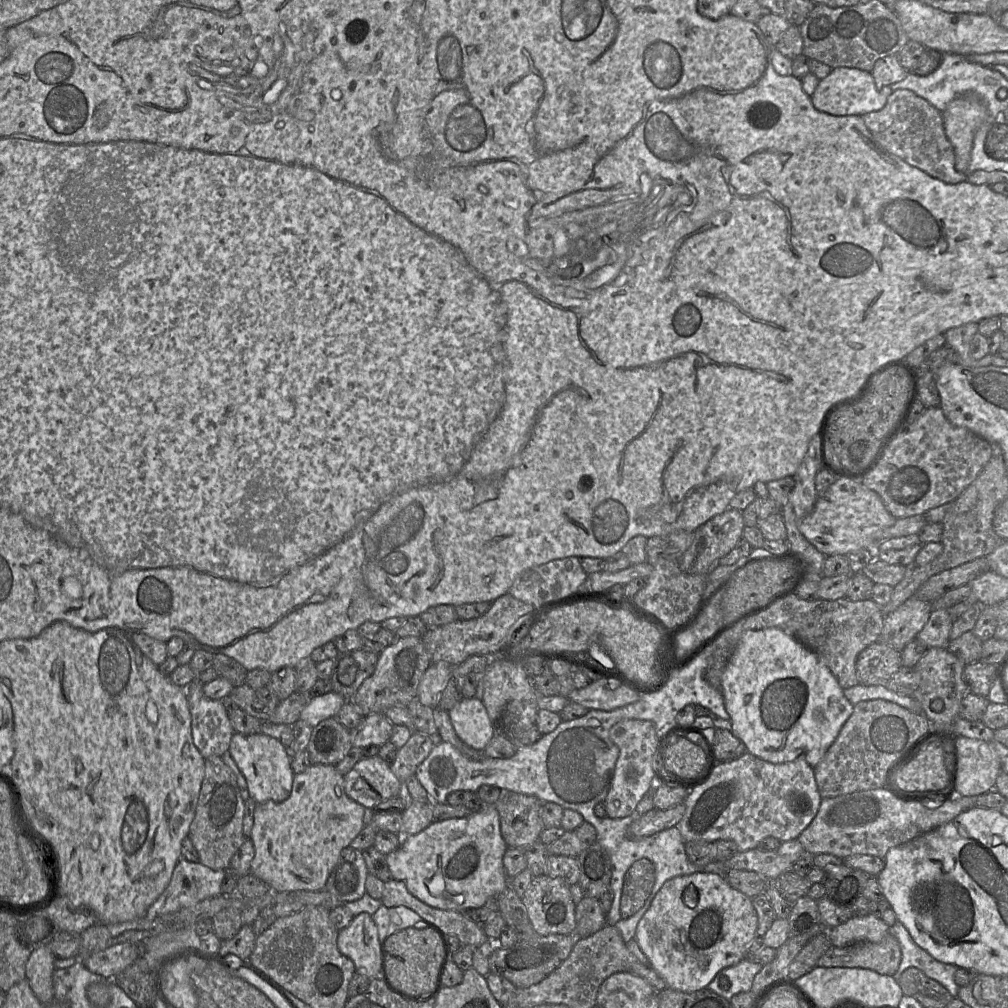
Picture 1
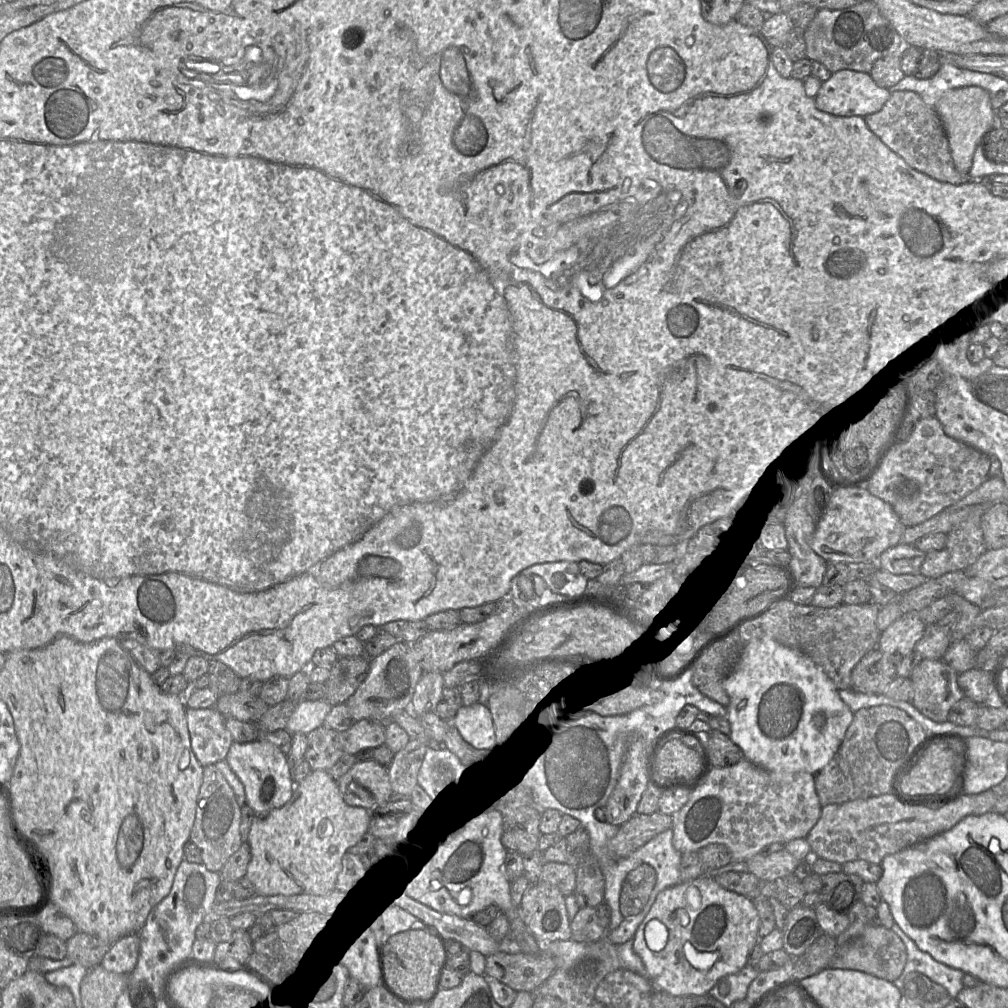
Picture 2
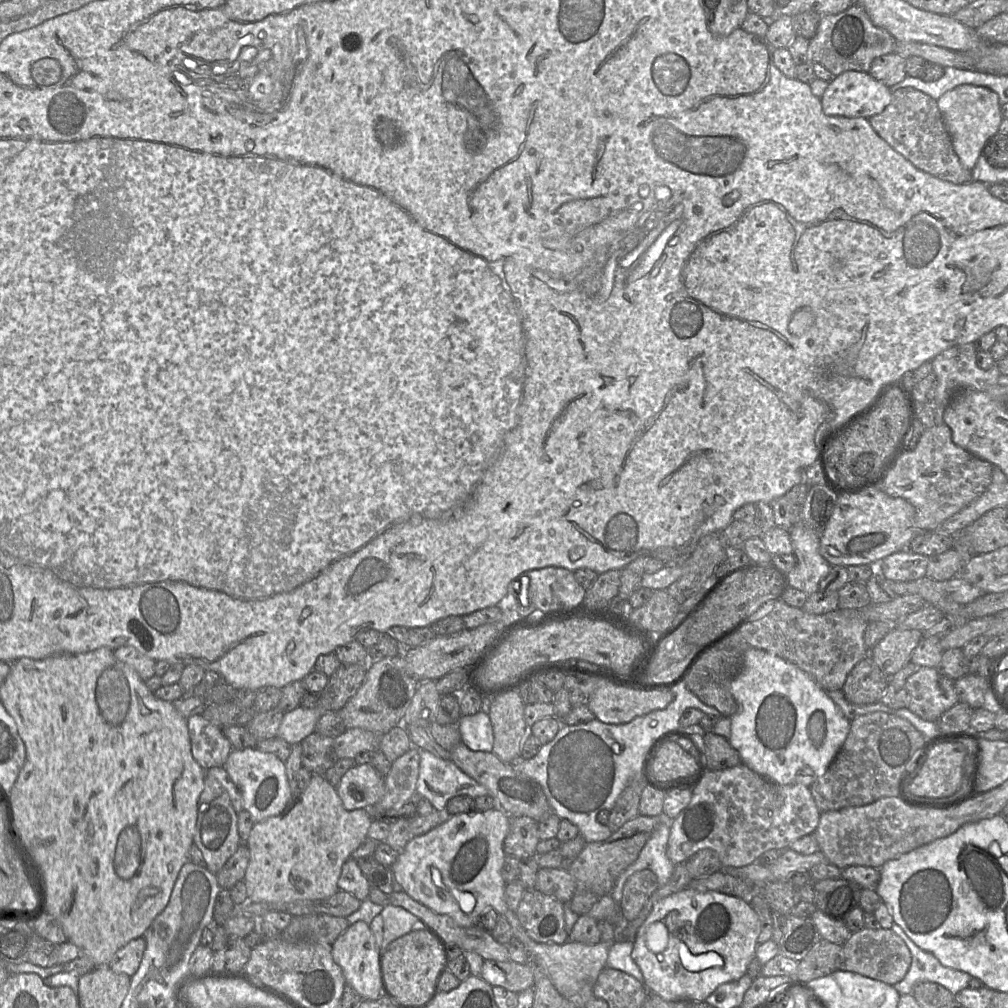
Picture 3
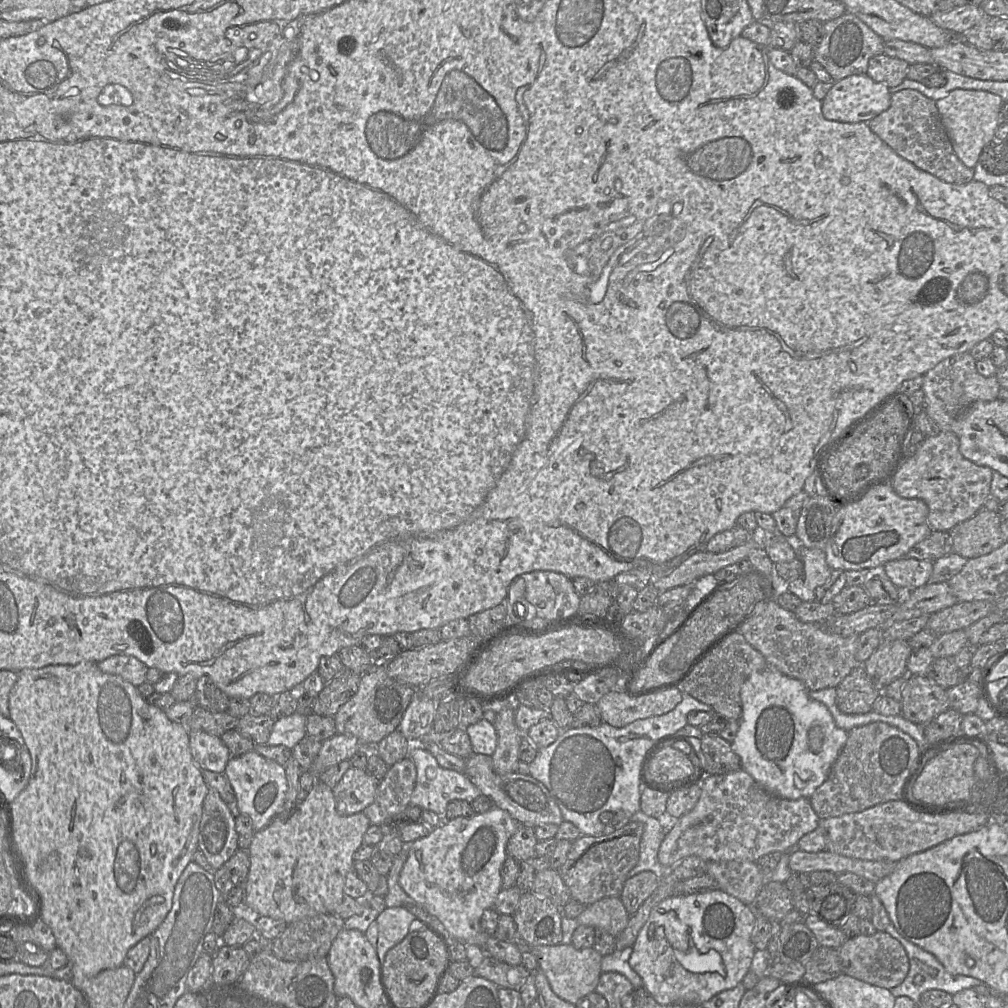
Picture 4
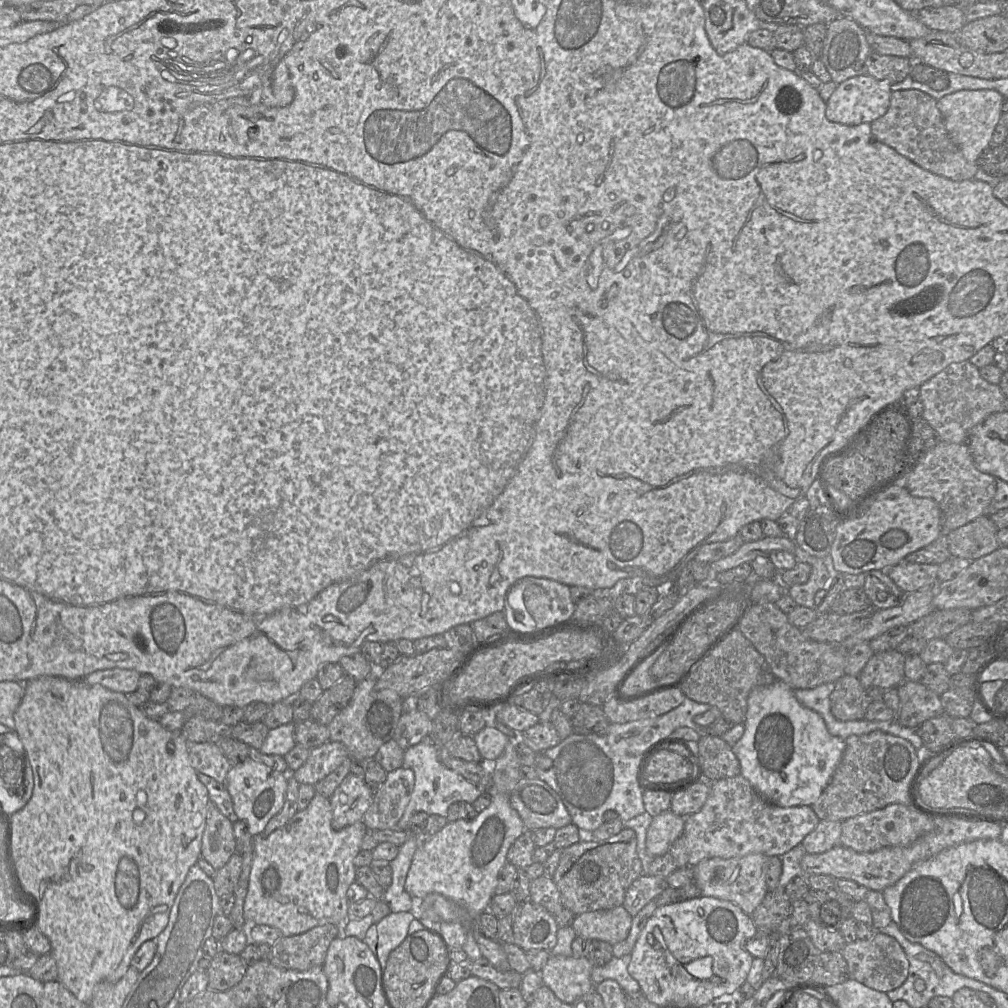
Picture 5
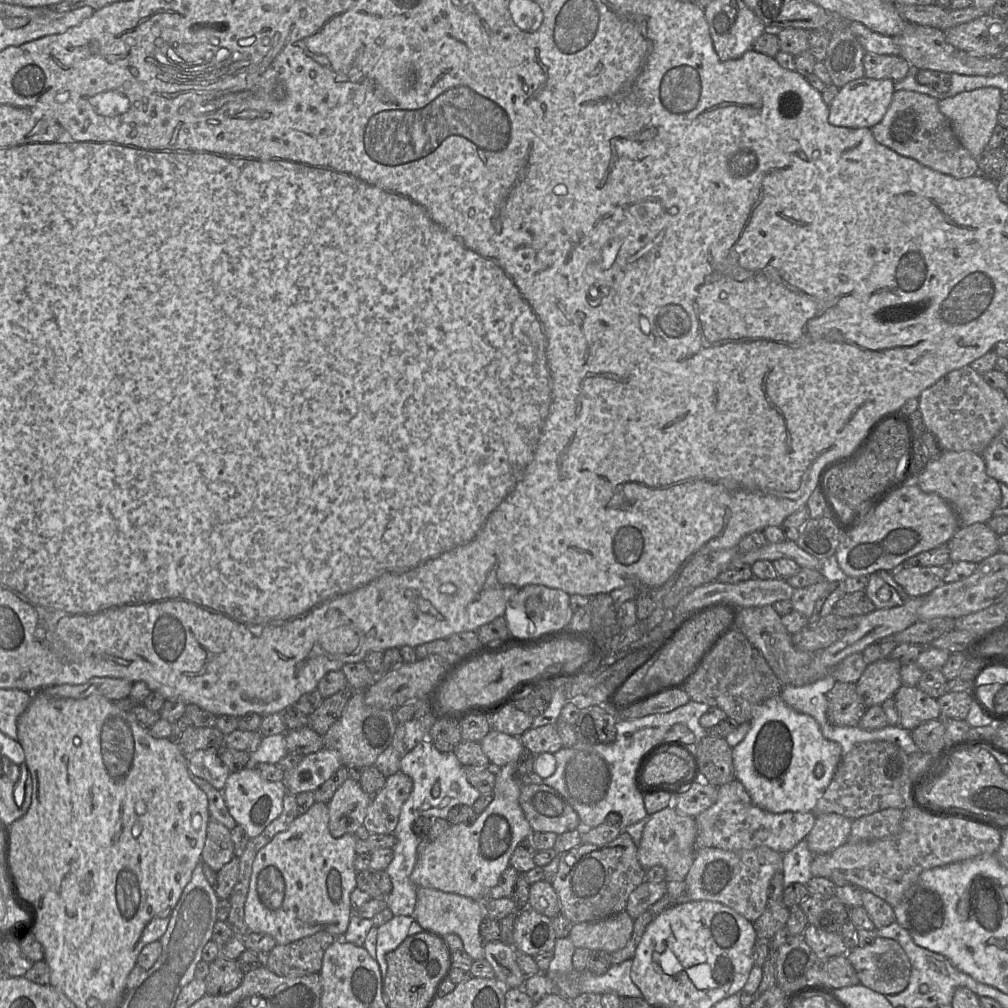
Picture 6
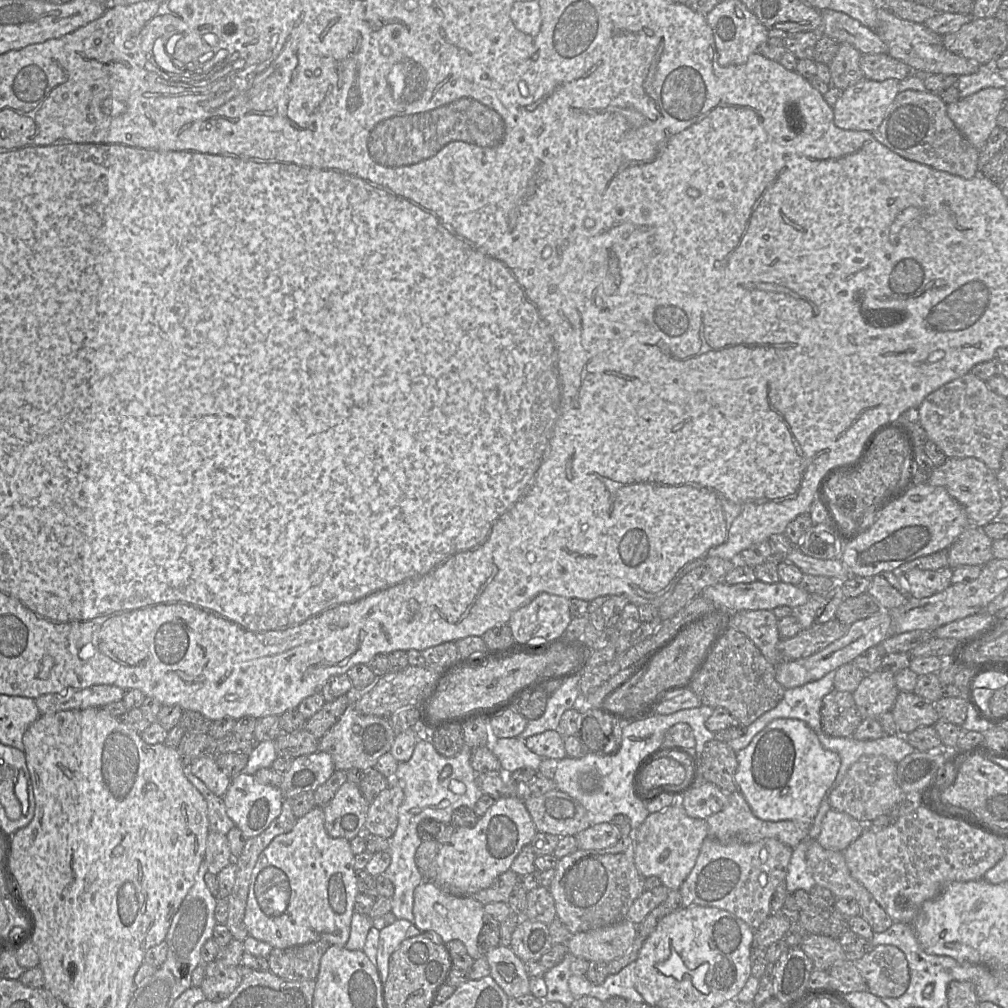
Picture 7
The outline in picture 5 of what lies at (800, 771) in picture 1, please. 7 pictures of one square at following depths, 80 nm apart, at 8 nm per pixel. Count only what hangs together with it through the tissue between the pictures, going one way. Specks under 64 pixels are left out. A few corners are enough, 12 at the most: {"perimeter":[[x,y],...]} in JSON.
{"perimeter":[[741,774],[709,783],[650,876],[709,858],[779,856],[820,821]]}

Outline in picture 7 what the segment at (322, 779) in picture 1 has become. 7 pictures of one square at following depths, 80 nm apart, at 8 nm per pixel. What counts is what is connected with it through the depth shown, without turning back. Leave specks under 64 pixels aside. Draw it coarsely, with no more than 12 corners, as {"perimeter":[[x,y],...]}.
{"perimeter":[[322,807],[252,871],[249,935],[345,947],[359,894]]}

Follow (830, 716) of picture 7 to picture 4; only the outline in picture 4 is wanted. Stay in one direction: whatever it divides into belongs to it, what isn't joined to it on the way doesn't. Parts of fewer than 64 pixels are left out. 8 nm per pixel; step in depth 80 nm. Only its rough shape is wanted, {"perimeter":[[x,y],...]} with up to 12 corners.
{"perimeter":[[863,665],[836,687],[845,714],[865,714],[881,695]]}

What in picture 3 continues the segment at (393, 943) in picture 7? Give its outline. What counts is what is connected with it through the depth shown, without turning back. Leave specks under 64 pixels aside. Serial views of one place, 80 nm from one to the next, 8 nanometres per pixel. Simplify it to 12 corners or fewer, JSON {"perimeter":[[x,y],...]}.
{"perimeter":[[387,904],[380,955],[395,939],[412,931],[419,919],[399,906]]}

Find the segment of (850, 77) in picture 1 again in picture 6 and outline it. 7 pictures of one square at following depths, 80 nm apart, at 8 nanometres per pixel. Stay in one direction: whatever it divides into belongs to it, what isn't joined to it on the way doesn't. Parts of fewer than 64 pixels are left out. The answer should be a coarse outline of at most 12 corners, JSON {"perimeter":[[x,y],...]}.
{"perimeter":[[862,77],[839,89],[829,123],[872,128],[884,117],[891,79]]}

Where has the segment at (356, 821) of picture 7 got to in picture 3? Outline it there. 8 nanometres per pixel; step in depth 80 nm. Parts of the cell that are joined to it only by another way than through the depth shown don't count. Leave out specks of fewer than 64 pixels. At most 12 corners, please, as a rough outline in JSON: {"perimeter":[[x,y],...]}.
{"perimeter":[[355,764],[336,791],[346,810],[372,810],[385,793],[384,777]]}

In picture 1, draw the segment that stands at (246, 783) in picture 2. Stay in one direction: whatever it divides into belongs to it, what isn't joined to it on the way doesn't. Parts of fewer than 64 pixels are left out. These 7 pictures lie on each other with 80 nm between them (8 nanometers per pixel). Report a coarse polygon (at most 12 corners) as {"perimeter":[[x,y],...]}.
{"perimeter":[[234,732],[228,751],[257,803],[289,797],[290,753],[263,733]]}

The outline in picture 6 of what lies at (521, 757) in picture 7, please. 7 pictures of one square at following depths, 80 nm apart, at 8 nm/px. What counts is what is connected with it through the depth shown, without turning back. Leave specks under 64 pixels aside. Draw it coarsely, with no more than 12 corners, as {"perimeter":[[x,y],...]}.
{"perimeter":[[490,730],[480,745],[493,768],[517,762],[520,737]]}

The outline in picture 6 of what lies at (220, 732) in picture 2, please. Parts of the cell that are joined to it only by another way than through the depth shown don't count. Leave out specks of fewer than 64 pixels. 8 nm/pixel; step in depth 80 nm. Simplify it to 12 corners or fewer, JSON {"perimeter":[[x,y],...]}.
{"perimeter":[[215,749],[189,756],[191,774],[224,789],[230,774]]}

